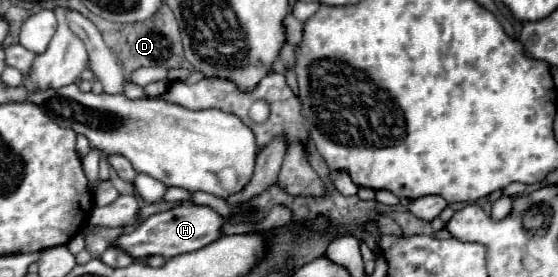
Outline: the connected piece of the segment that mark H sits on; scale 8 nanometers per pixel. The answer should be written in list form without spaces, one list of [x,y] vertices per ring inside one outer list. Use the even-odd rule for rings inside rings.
[[[185,201],[169,211],[147,217],[143,223],[137,225],[135,231],[131,231],[129,235],[123,233],[115,243],[119,247],[123,247],[129,255],[133,255],[135,259],[141,259],[147,255],[161,255],[161,257],[169,259],[169,257],[175,257],[181,253],[197,251],[197,249],[217,241],[223,235],[221,233],[223,223],[225,223],[225,217],[219,215],[215,209],[211,209],[207,205],[193,205],[193,203]]]

